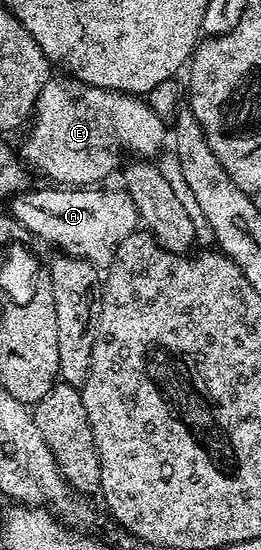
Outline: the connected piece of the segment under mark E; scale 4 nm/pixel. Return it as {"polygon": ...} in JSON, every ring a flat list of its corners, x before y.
{"polygon":[[70,76,59,77,63,78,48,77,47,83,41,88,29,122,31,131,28,132,23,147,18,147,17,150,28,171,36,170,41,177,51,181,48,183,58,184,63,188,87,188,92,184,102,183,99,181,109,177,111,169,113,174,116,166,115,158,111,154,118,150,132,150,135,153,132,155,143,160,155,158,154,154,163,146,165,122,142,97,90,86]]}

